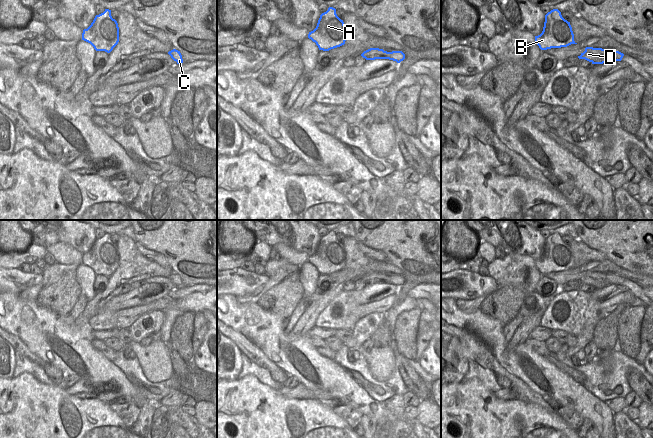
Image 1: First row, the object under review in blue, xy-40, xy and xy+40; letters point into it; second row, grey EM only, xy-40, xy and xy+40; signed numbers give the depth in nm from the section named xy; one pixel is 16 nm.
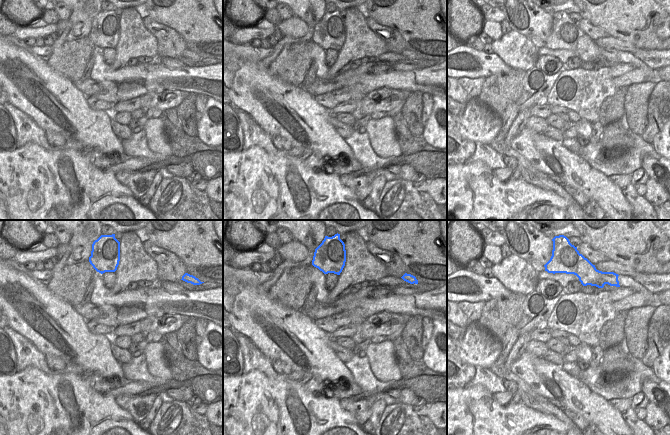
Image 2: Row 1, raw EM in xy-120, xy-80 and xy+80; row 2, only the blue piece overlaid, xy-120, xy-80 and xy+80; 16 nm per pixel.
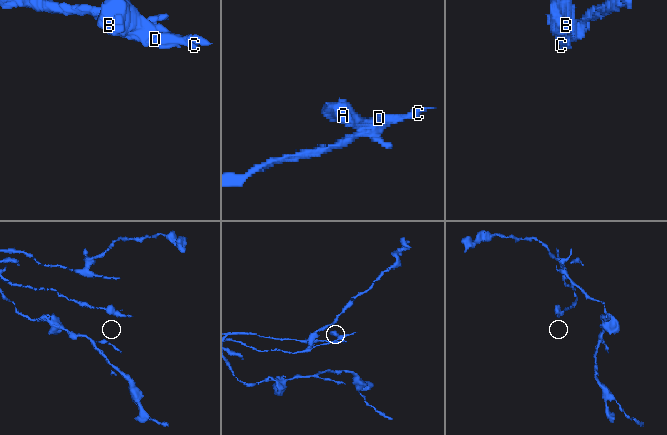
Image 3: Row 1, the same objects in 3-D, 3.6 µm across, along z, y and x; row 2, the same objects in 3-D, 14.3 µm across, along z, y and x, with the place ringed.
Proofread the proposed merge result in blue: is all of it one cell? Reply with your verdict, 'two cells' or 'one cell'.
two cells

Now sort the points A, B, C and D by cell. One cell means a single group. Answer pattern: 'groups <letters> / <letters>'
groups A B D / C

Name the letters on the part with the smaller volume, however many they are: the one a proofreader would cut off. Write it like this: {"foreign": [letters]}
{"foreign": ["A", "B", "D"]}

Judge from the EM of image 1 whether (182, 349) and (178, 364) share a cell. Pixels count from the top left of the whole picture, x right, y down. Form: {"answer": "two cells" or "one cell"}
{"answer": "two cells"}

